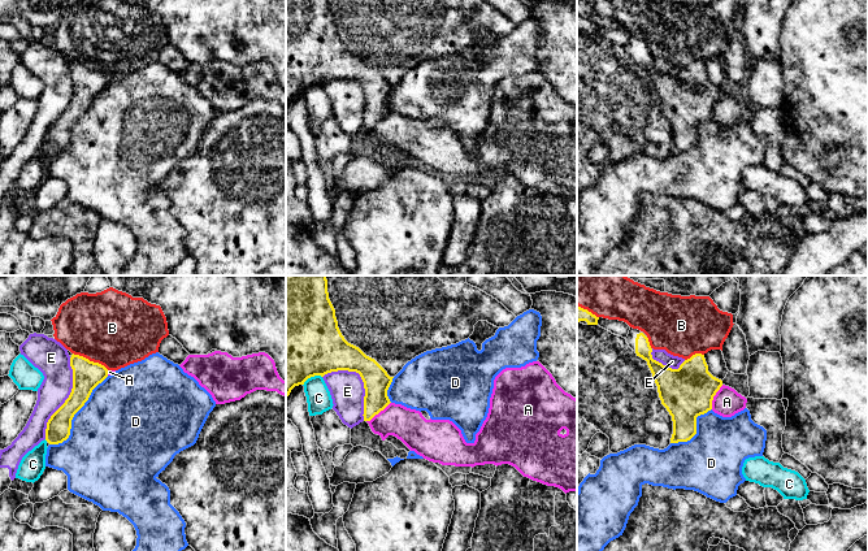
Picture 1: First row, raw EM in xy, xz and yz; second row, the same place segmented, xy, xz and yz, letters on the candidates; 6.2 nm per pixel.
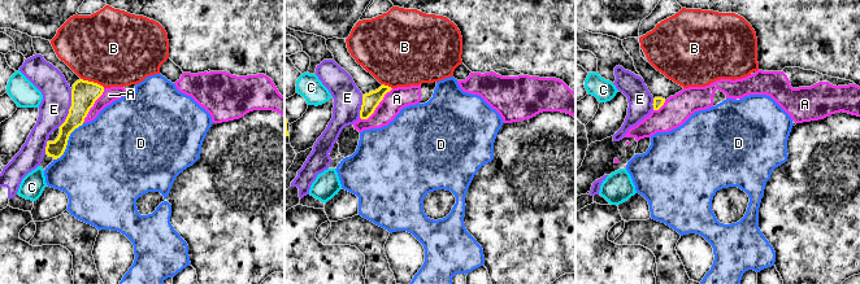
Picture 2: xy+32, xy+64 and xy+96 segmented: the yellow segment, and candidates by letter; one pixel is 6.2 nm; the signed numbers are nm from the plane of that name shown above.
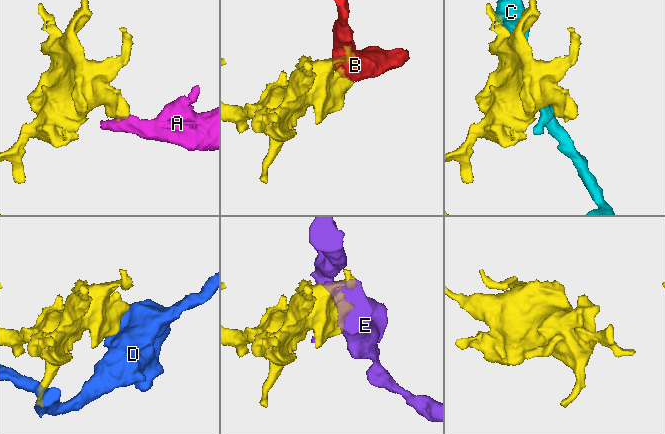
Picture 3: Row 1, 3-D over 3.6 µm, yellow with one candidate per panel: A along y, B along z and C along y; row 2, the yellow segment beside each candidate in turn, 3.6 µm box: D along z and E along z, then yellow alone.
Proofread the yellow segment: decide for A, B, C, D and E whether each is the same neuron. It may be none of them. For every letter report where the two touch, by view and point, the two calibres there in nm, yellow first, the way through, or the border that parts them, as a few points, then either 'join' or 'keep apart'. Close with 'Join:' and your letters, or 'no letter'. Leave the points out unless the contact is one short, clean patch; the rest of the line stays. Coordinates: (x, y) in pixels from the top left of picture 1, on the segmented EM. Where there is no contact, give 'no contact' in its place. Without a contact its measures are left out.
A: xz (378, 412) | 160/200 nm | along xz (390, 402), (367, 421) | keep apart
B: xy (91, 361) | 180/460 nm | keep apart
C: xz (311, 376) | 500/150 nm | keep apart
D: xy (74, 413) | 180/480 nm | keep apart
E: xz (363, 381) | 220/220 nm | keep apart
Join: no letter

